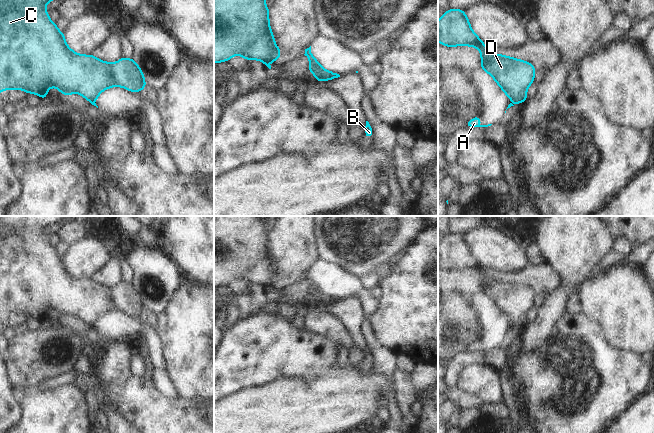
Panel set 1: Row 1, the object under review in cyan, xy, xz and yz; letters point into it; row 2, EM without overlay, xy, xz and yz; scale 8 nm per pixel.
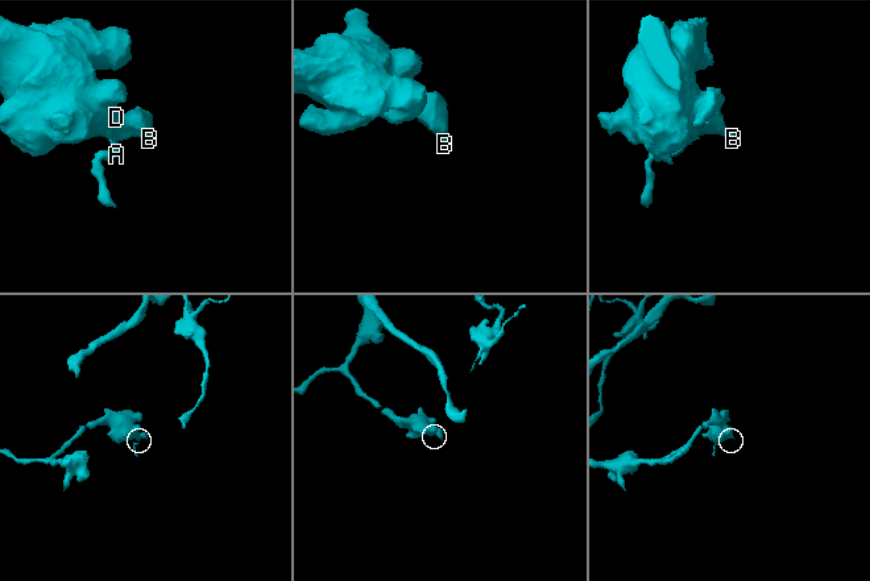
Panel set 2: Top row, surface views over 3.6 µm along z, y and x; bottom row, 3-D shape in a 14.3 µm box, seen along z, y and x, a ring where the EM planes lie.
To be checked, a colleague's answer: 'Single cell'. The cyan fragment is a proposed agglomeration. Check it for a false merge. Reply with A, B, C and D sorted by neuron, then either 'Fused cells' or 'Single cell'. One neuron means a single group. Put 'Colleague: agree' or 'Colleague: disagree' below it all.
Groups: A / B C D. Fused cells
Colleague: disagree

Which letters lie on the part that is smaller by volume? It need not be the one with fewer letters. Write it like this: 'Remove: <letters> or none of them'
Remove: A

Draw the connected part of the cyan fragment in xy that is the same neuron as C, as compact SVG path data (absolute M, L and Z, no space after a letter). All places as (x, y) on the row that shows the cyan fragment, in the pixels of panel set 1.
M0 0L0 93L3 89L22 89L25 93L34 93L47 99L50 87L59 89L62 95L78 93L91 104L99 94L111 87L123 87L133 93L146 88L144 74L132 58L121 57L116 63L108 63L91 55L74 52L65 42L55 22L51 21L45 5L52 0Z

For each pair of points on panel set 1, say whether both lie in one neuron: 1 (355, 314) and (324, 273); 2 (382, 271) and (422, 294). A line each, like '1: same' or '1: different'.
1: different
2: different

